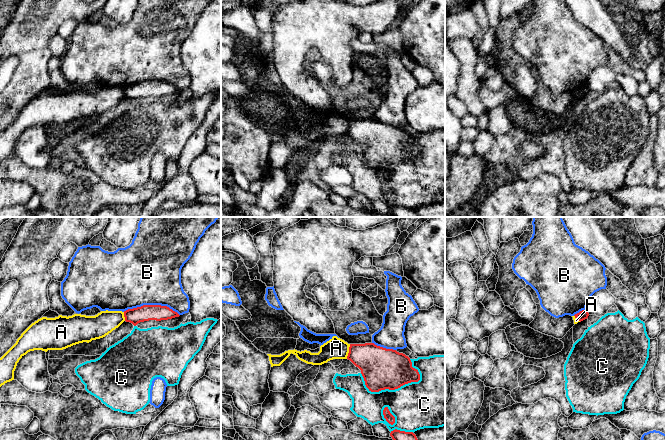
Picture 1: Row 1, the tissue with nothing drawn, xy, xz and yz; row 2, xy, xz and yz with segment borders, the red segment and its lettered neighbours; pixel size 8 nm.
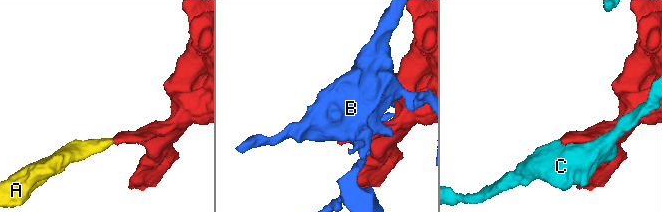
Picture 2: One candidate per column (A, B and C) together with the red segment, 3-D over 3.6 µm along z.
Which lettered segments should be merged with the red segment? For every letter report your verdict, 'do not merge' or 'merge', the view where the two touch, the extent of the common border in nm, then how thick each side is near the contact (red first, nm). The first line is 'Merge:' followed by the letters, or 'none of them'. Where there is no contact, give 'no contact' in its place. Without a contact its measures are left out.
Merge: none of them
A: do not merge; contact in xz; length 120 nm; calibres 280 and 170 nm
B: do not merge; contact in xy; length 460 nm; calibres 130 and 500 nm
C: do not merge; contact in xz; length 500 nm; calibres 320 and 360 nm

